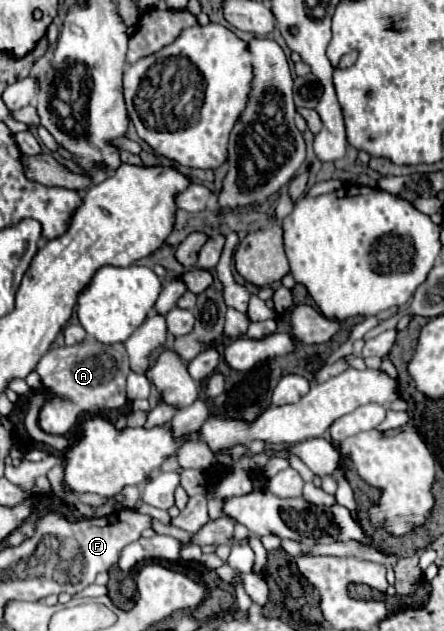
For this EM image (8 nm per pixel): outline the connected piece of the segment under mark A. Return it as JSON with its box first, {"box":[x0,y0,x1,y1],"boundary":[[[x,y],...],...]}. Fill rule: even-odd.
{"box":[36,337,130,435],"boundary":[[[86,337],[82,343],[78,343],[74,347],[50,349],[36,367],[36,373],[42,379],[42,389],[48,393],[48,399],[44,401],[44,405],[40,409],[40,427],[52,435],[68,435],[70,427],[74,427],[74,423],[78,423],[82,413],[98,413],[104,409],[124,407],[128,403],[128,397],[126,397],[128,371],[130,371],[128,355],[126,355],[126,349],[122,343],[104,345],[104,343],[96,341],[94,337]]]}

